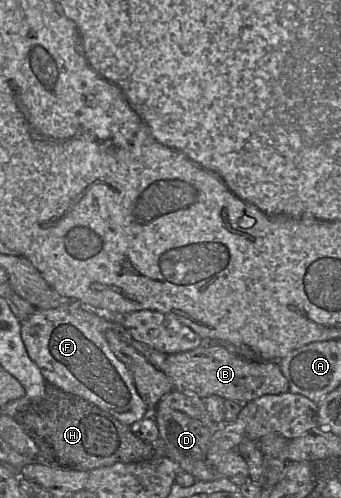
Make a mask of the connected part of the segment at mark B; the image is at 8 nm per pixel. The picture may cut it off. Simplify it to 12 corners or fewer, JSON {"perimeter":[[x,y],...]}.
{"perimeter":[[203,343],[167,355],[173,390],[246,404],[289,392],[279,361]]}

